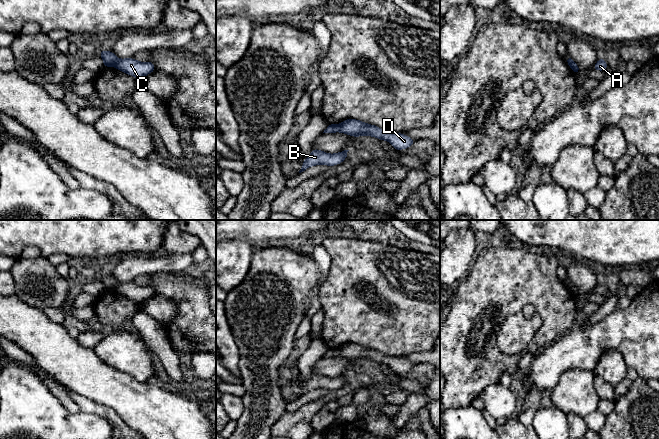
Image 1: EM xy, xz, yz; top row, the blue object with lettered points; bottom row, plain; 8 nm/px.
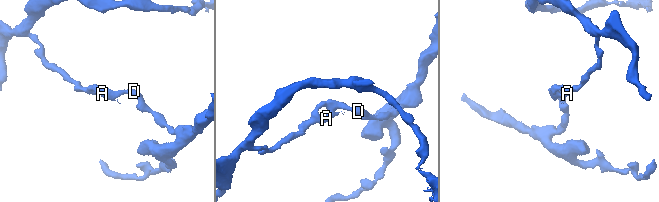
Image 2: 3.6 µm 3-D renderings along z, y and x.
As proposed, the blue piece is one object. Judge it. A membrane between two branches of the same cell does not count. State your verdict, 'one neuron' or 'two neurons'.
two neurons

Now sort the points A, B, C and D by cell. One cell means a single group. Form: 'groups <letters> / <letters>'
groups A B / C D

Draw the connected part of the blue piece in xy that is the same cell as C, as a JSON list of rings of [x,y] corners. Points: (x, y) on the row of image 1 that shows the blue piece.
[[[134,58],[118,59],[115,67],[123,73],[129,74],[137,79],[142,79],[155,71],[156,68],[151,61],[139,62]]]

